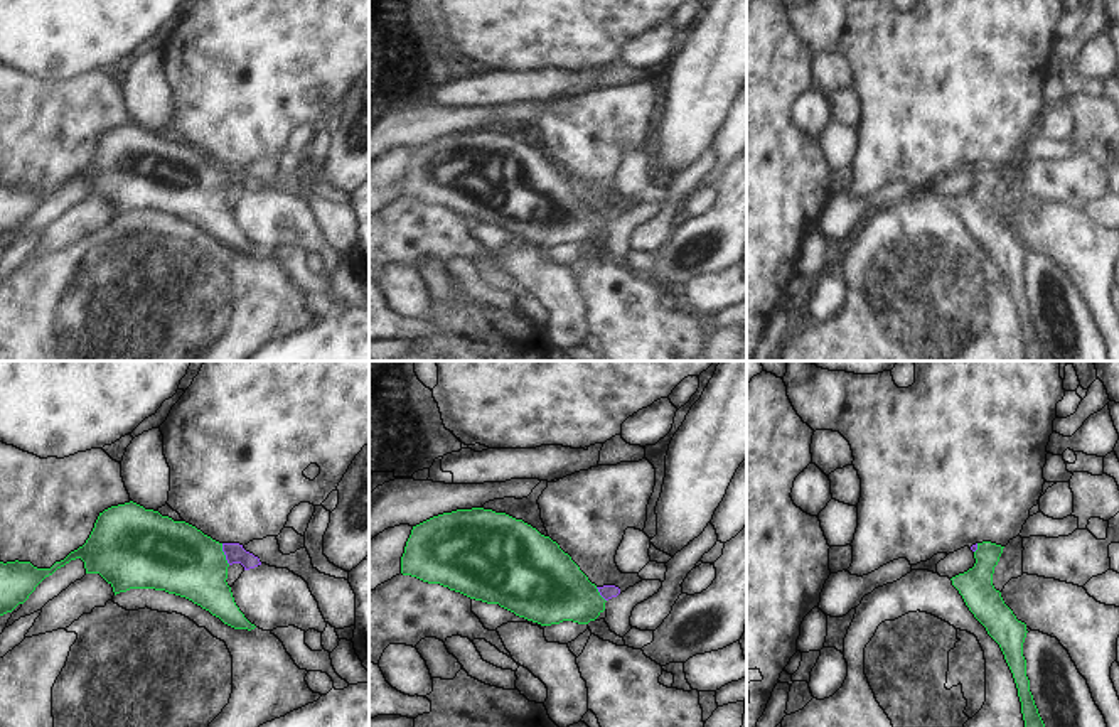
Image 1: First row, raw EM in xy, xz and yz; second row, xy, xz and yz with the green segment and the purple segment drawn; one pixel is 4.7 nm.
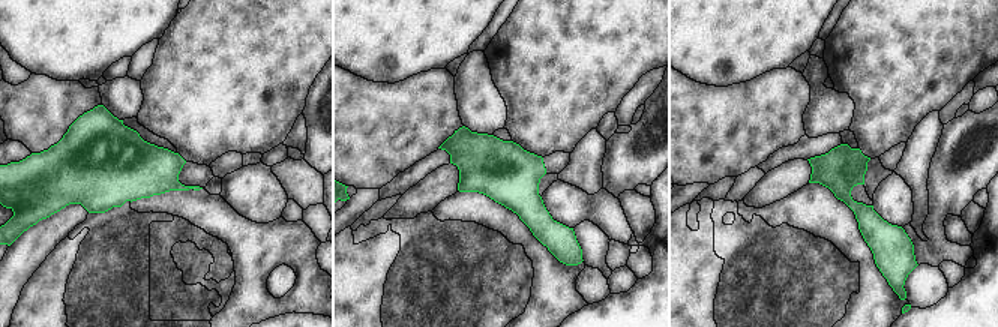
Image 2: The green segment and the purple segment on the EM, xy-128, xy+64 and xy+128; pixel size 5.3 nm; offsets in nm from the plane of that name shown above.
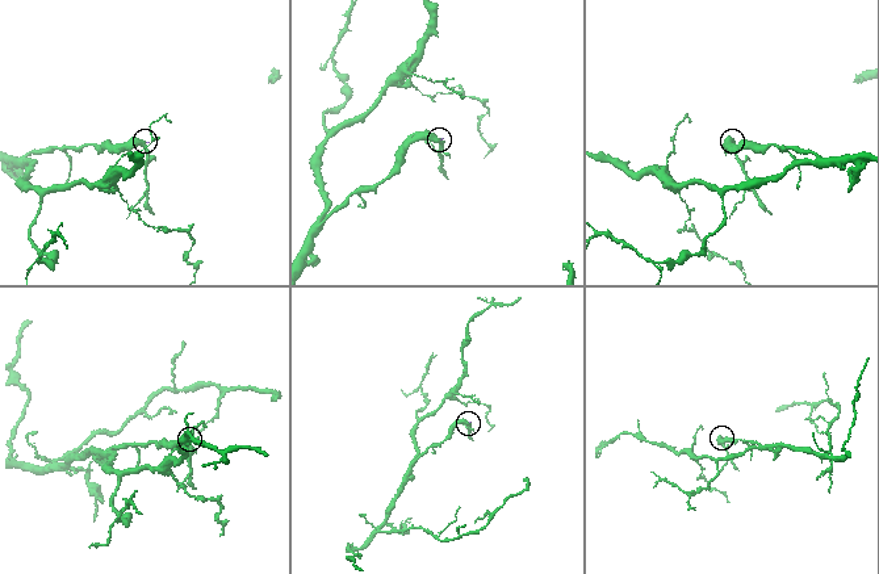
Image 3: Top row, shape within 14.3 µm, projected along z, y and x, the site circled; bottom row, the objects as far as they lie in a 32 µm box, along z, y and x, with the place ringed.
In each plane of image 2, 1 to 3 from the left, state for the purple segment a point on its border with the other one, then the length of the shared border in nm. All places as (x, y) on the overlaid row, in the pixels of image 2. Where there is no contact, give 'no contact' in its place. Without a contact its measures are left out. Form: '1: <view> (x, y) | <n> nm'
1: no contact
2: no contact
3: no contact

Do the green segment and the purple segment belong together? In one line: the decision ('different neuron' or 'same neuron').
different neuron

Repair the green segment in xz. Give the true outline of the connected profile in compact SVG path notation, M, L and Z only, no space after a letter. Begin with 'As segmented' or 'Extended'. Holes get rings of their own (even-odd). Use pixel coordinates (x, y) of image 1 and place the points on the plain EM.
As segmented. M484 130L443 135L413 148L401 179L401 196L499 226L541 248L563 243L588 246L605 233L607 224L556 164L522 142Z

